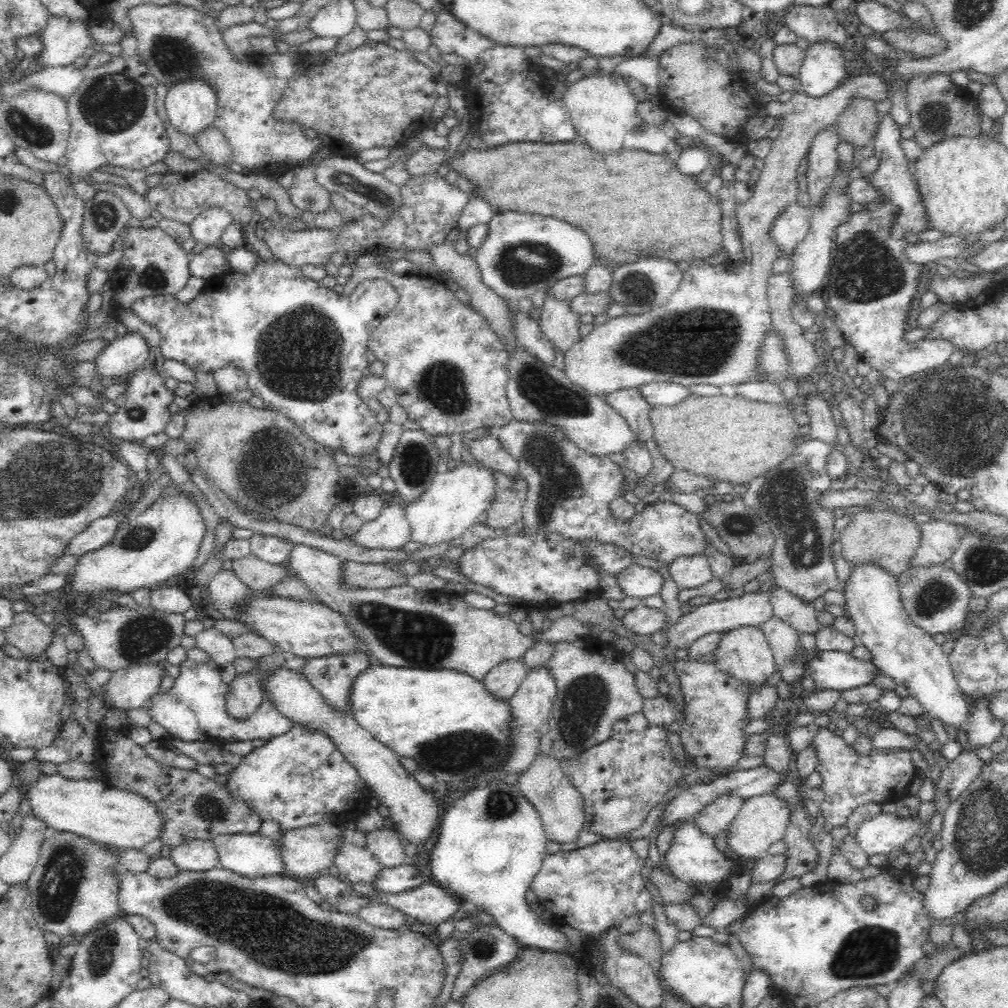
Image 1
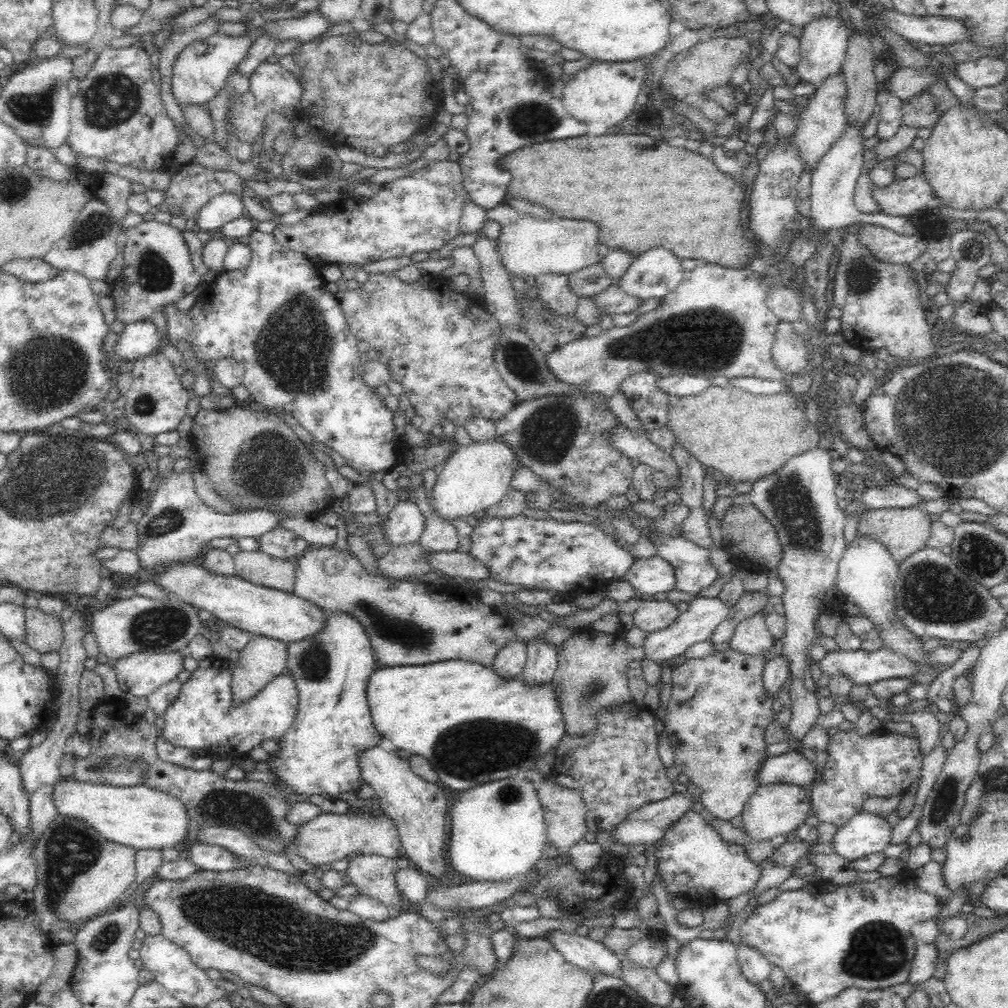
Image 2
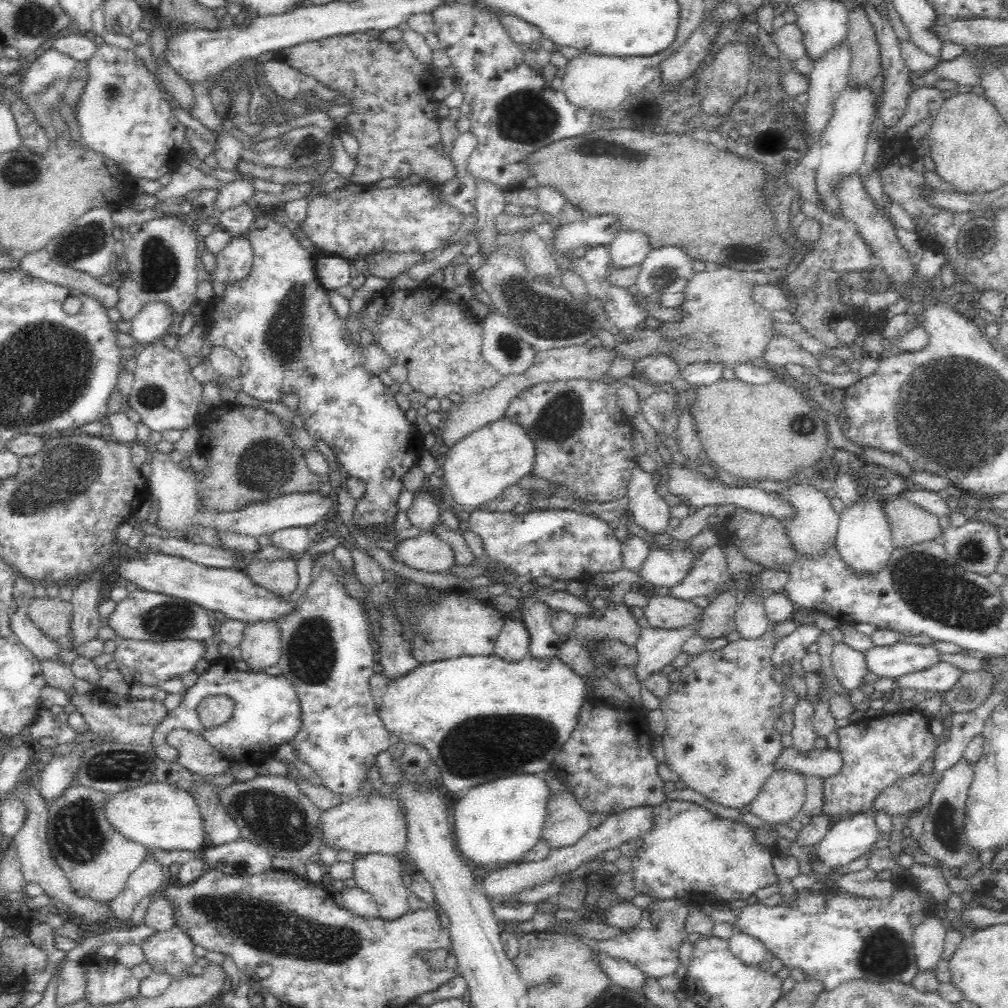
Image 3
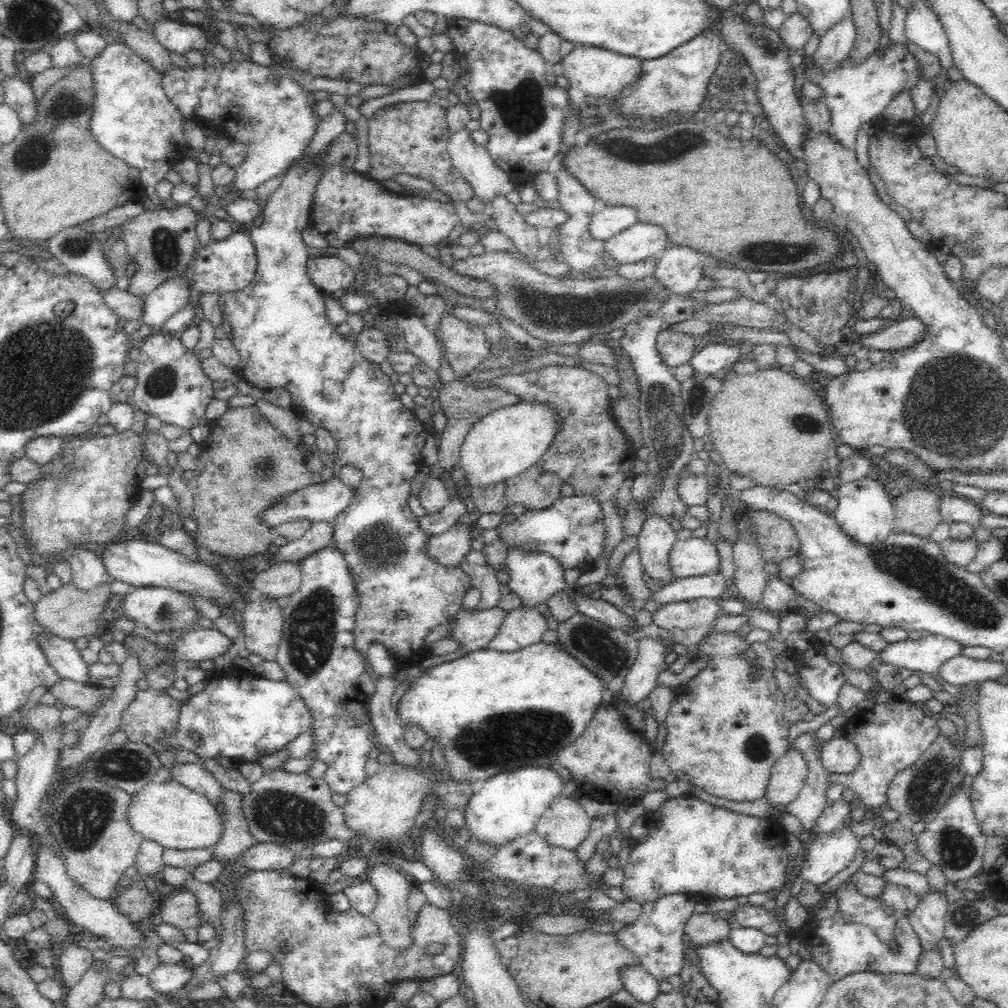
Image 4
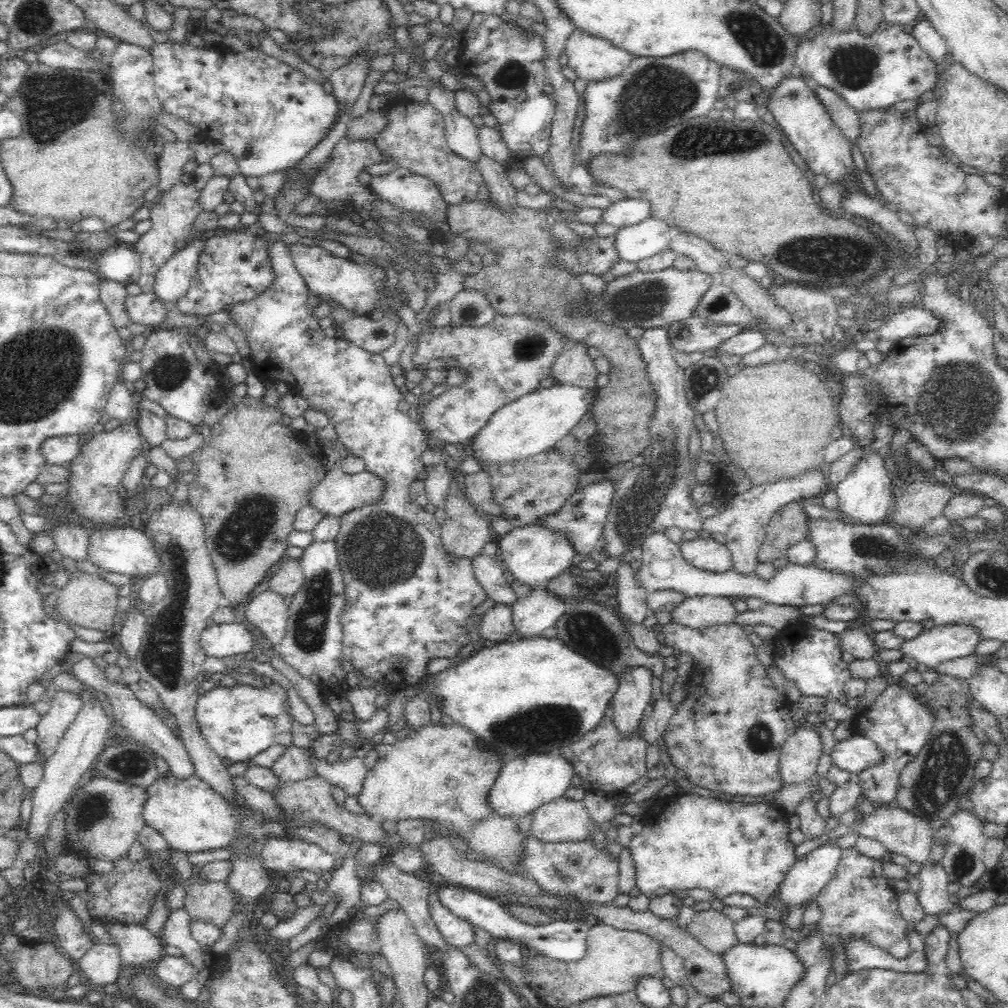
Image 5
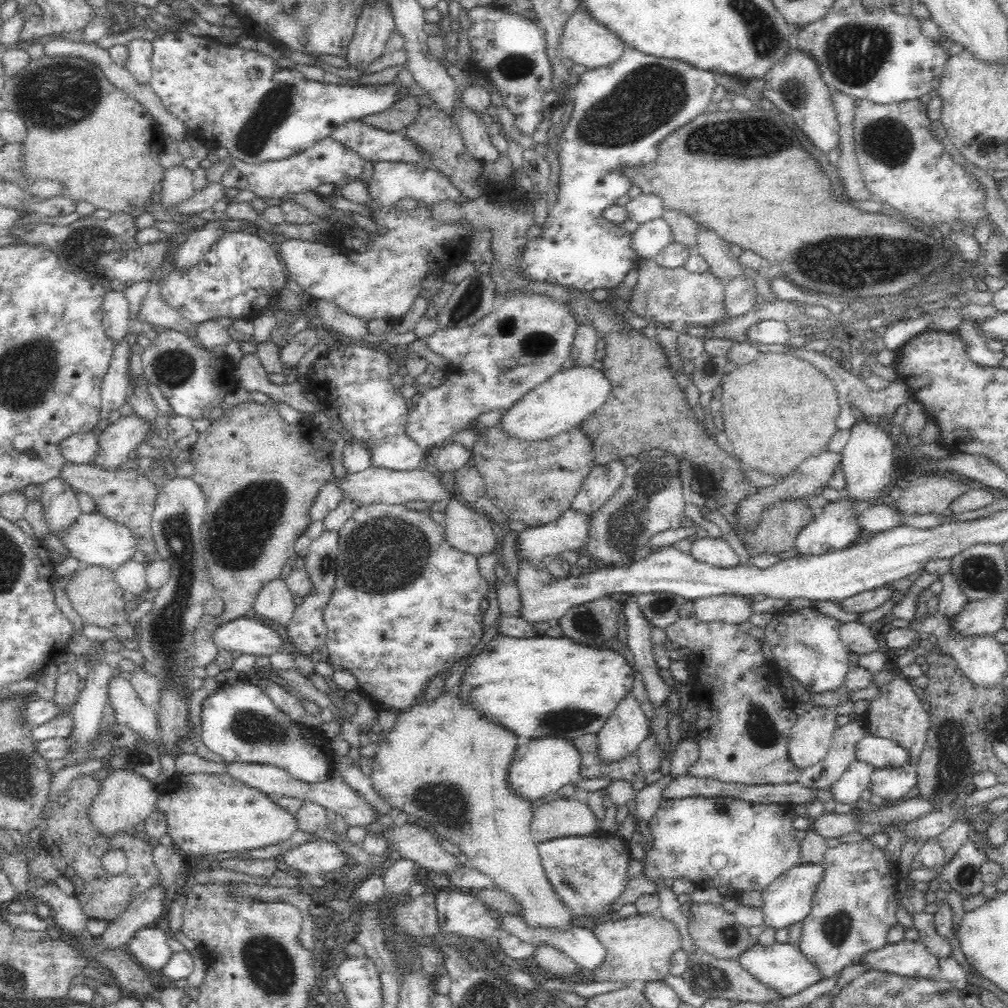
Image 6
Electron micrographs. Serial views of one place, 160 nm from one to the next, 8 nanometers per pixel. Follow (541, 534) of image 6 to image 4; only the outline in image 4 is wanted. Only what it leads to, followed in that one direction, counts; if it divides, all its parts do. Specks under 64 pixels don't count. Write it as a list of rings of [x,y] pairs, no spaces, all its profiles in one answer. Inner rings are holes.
[[[508,545],[504,569],[510,574],[509,589],[523,599],[522,605],[526,607],[538,607],[542,603],[547,603],[554,592],[567,588],[562,561],[552,553],[541,549]]]

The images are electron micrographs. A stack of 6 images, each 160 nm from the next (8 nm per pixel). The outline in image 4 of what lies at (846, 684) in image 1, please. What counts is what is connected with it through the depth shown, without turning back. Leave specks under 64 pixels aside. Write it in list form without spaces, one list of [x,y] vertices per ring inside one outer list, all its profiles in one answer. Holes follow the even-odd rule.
[[[929,633],[922,638],[907,638],[889,643],[877,656],[886,664],[918,671],[920,675],[931,675],[943,690],[960,700],[963,698],[961,686],[950,686],[950,683],[940,677],[938,670],[950,658],[962,654],[962,650],[964,643],[942,634]]]

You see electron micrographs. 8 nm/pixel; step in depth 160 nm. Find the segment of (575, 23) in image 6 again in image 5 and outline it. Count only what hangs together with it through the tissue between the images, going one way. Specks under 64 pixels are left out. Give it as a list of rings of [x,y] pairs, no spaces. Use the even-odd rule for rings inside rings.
[[[578,28],[568,36],[563,52],[568,57],[568,66],[576,72],[578,78],[587,82],[616,76],[633,57],[630,52],[608,40]]]

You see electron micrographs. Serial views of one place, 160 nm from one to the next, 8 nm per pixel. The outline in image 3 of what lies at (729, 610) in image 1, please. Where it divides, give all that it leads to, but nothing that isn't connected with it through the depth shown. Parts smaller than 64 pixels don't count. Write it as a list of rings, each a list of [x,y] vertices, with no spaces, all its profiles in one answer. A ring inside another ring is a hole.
[[[650,626],[642,628],[640,638],[634,644],[638,653],[635,666],[636,680],[643,684],[651,674],[668,670],[670,662],[683,652],[683,644],[695,634],[696,630],[698,628],[695,626],[688,626],[682,630],[662,630]]]

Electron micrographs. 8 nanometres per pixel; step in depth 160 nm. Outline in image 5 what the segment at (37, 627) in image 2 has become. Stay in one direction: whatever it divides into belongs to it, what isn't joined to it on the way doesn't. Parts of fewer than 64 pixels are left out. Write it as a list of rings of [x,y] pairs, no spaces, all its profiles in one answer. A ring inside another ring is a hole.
[[[83,571],[74,574],[62,589],[57,590],[58,600],[52,614],[59,619],[66,620],[72,627],[80,625],[107,632],[114,626],[114,616],[119,611],[118,587],[109,584],[98,574],[89,574]]]

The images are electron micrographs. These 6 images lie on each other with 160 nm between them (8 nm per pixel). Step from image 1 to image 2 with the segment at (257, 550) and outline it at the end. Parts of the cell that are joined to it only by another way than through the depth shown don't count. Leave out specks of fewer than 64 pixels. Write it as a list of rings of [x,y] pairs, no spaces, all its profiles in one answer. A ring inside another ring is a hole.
[[[276,528],[256,538],[258,551],[272,558],[296,561],[310,546],[301,536],[290,530]]]

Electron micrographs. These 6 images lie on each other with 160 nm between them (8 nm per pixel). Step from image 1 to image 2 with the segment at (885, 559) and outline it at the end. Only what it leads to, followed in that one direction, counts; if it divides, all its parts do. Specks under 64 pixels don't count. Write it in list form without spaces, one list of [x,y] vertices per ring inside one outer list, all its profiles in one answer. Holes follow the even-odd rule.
[[[915,507],[867,509],[859,515],[857,533],[880,541],[888,552],[891,552],[892,558],[899,566],[905,557],[925,547],[931,536],[931,521],[926,512],[921,512]]]

